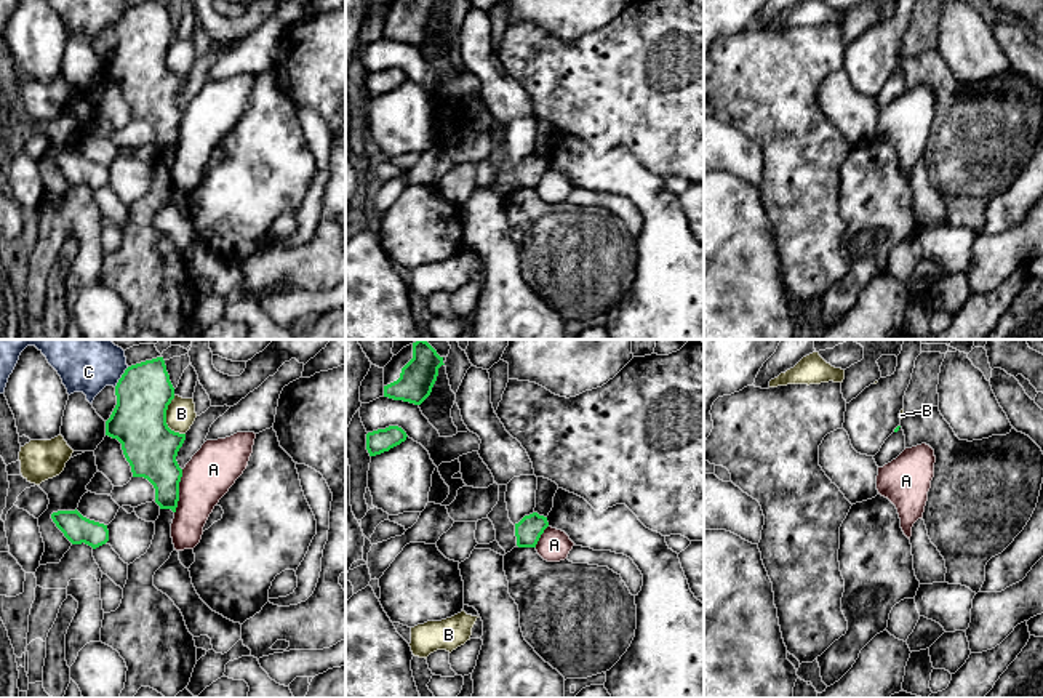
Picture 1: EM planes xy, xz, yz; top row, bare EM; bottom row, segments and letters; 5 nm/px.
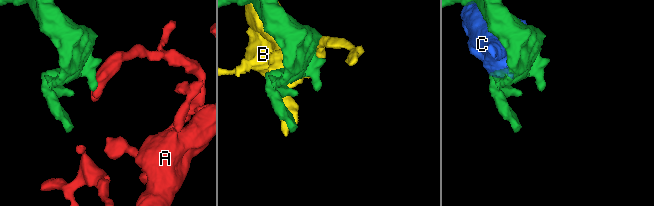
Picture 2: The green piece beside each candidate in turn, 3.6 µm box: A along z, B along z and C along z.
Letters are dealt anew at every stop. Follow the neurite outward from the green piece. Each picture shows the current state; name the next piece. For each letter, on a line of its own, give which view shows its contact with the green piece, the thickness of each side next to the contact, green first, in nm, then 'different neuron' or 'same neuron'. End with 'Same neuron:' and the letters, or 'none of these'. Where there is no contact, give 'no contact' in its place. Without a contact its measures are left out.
A: xy | 260/240 nm | different neuron
B: xy | 280/140 nm | different neuron
C: xy | 280/180 nm | different neuron
Same neuron: none of these

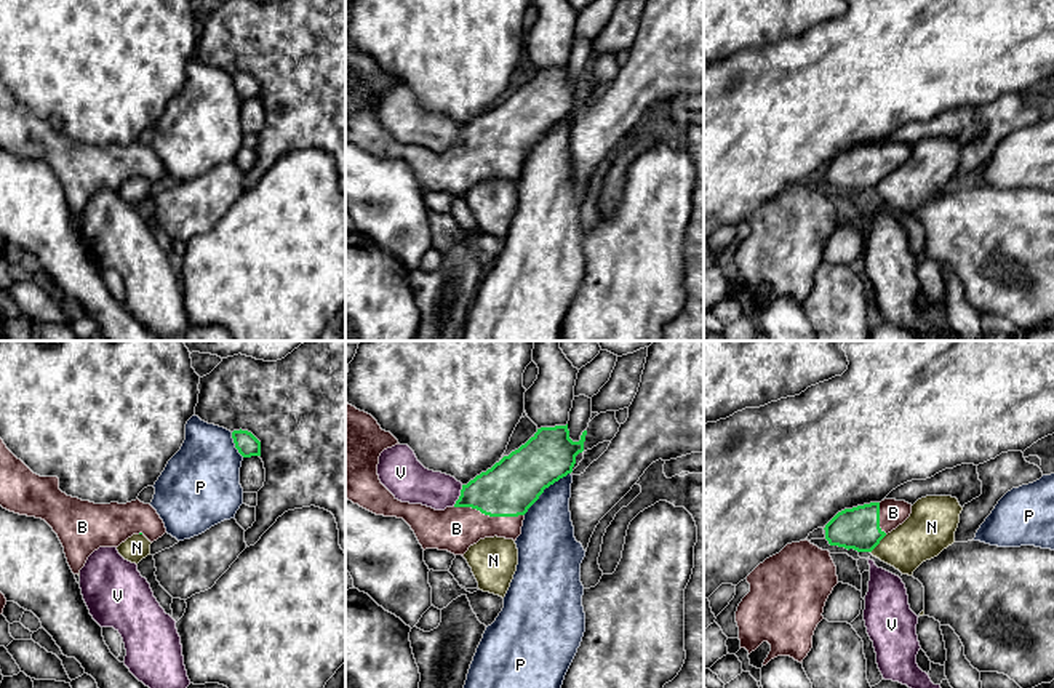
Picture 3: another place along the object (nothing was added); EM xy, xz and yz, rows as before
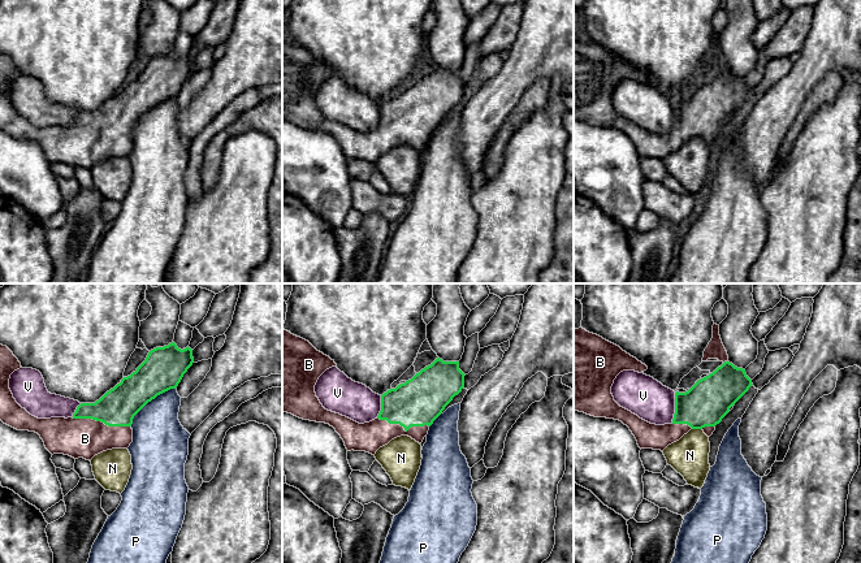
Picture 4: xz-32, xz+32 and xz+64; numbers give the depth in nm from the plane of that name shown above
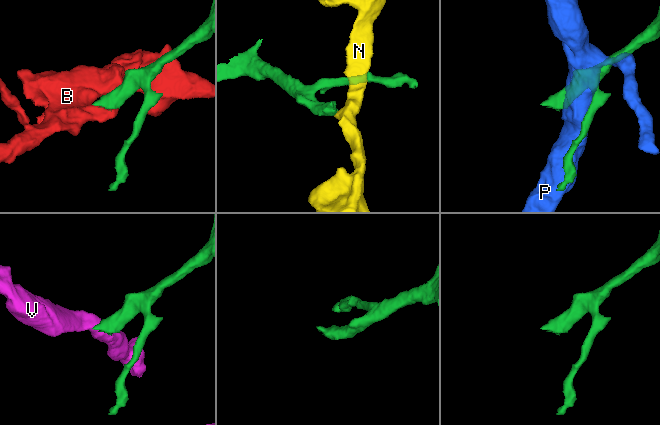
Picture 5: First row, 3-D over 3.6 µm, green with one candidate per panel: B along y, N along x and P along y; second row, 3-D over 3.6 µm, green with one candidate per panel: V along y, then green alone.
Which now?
B: xz | 280/220 nm | same neuron
N: yz | 220/240 nm | different neuron
P: xz | 280/280 nm | different neuron
V: xz | 280/200 nm | different neuron
Same neuron: B

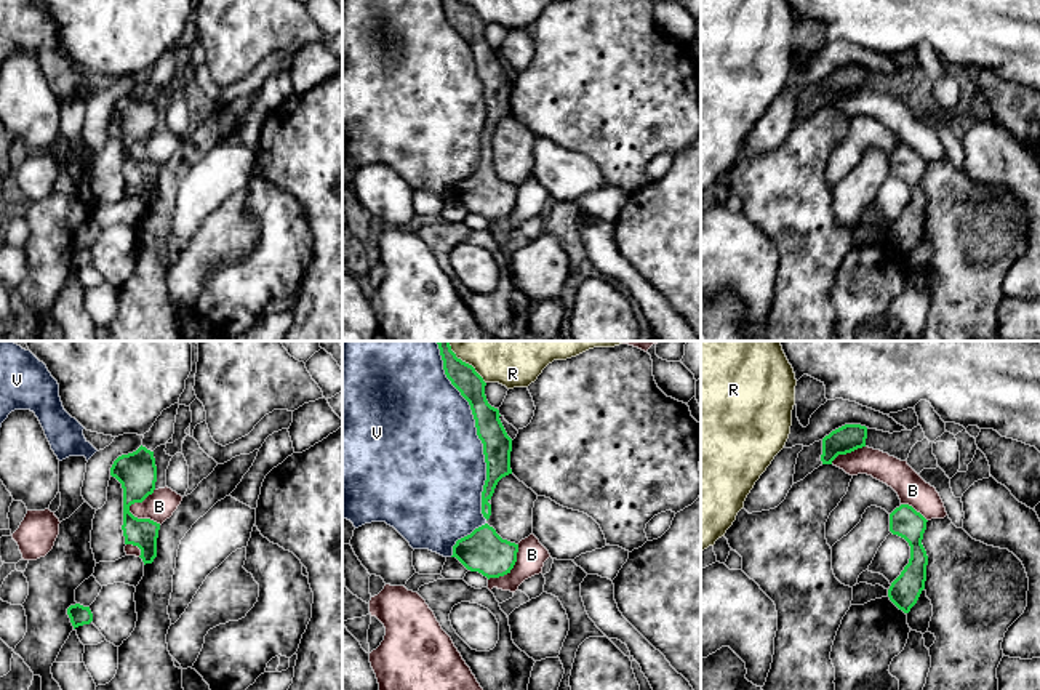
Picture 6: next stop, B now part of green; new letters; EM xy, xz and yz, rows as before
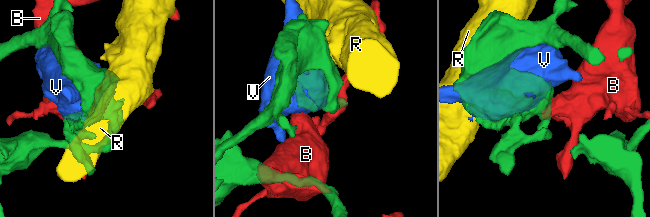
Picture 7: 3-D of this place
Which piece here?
B: xy | 200/150 nm | different neuron
R: xz | 140/140 nm | different neuron
V: xz | 140/500 nm | different neuron
Same neuron: none of these

